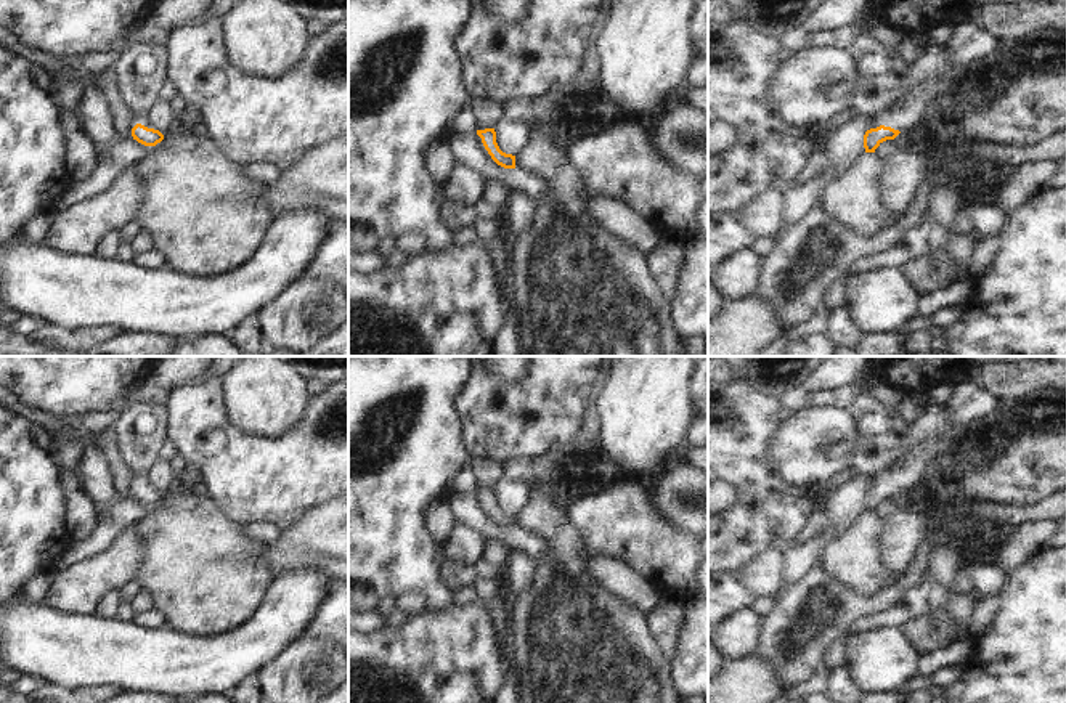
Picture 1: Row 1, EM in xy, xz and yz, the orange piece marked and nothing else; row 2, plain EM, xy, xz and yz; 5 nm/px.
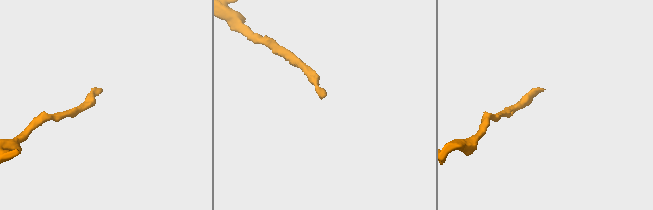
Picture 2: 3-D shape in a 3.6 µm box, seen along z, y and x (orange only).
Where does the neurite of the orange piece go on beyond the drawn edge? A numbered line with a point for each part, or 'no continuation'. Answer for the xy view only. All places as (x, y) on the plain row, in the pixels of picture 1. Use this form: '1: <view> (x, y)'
no continuation

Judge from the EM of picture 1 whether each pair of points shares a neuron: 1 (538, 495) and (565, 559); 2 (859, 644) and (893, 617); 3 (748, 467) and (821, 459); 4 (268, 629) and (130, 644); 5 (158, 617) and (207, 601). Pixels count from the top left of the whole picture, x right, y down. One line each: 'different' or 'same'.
1: same
2: different
3: different
4: same
5: different

